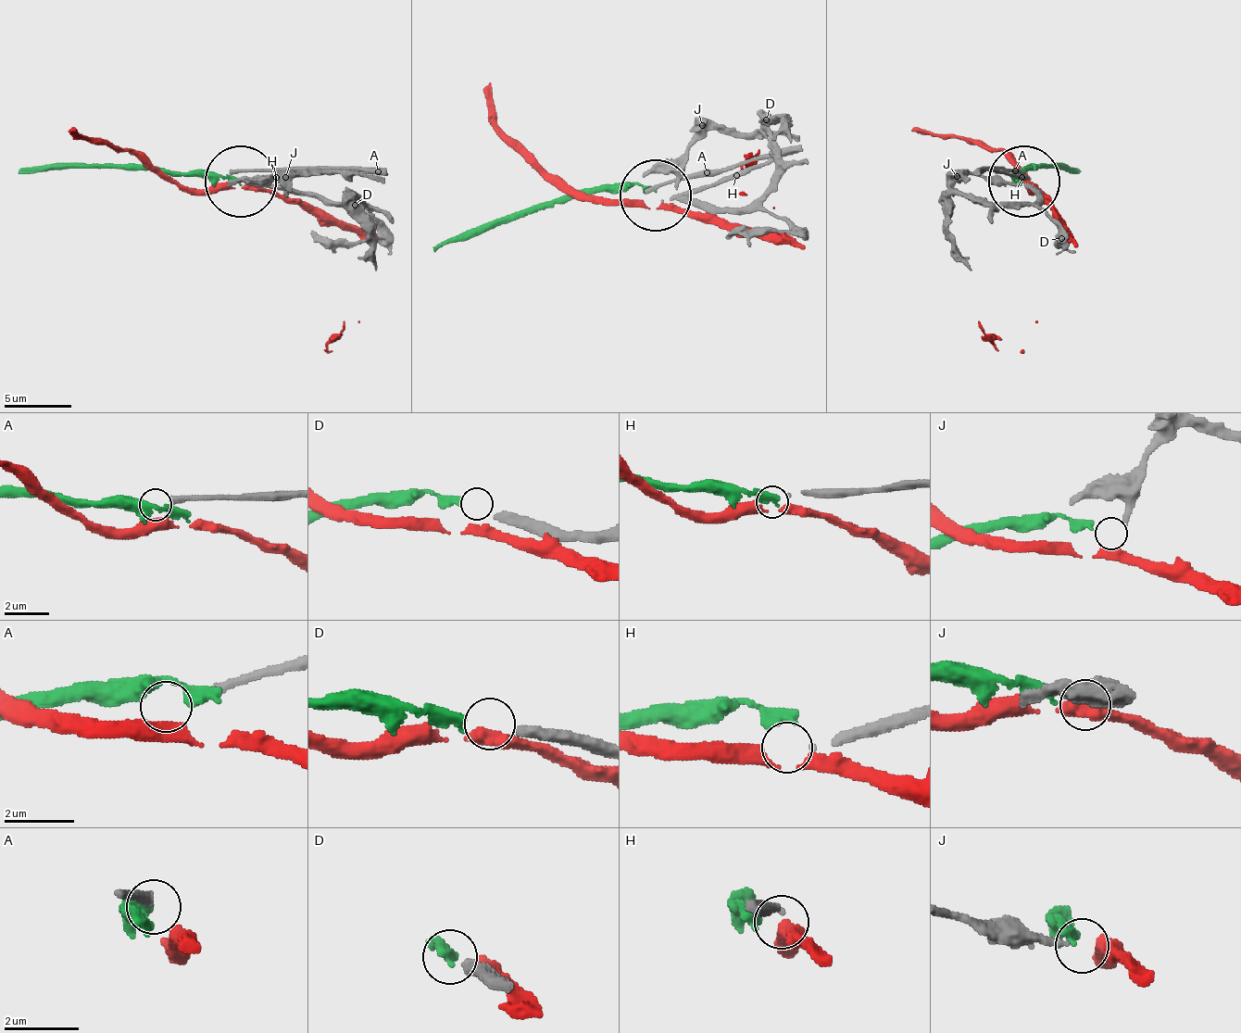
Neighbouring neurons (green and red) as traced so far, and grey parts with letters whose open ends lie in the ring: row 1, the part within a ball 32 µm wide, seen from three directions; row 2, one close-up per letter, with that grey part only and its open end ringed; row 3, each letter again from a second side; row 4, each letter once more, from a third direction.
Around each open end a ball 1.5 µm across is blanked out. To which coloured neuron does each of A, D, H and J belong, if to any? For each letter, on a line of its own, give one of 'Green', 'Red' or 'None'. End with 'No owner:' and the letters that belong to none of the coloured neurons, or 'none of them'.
A: None
D: Green
H: None
J: Red
No owner: A, H

